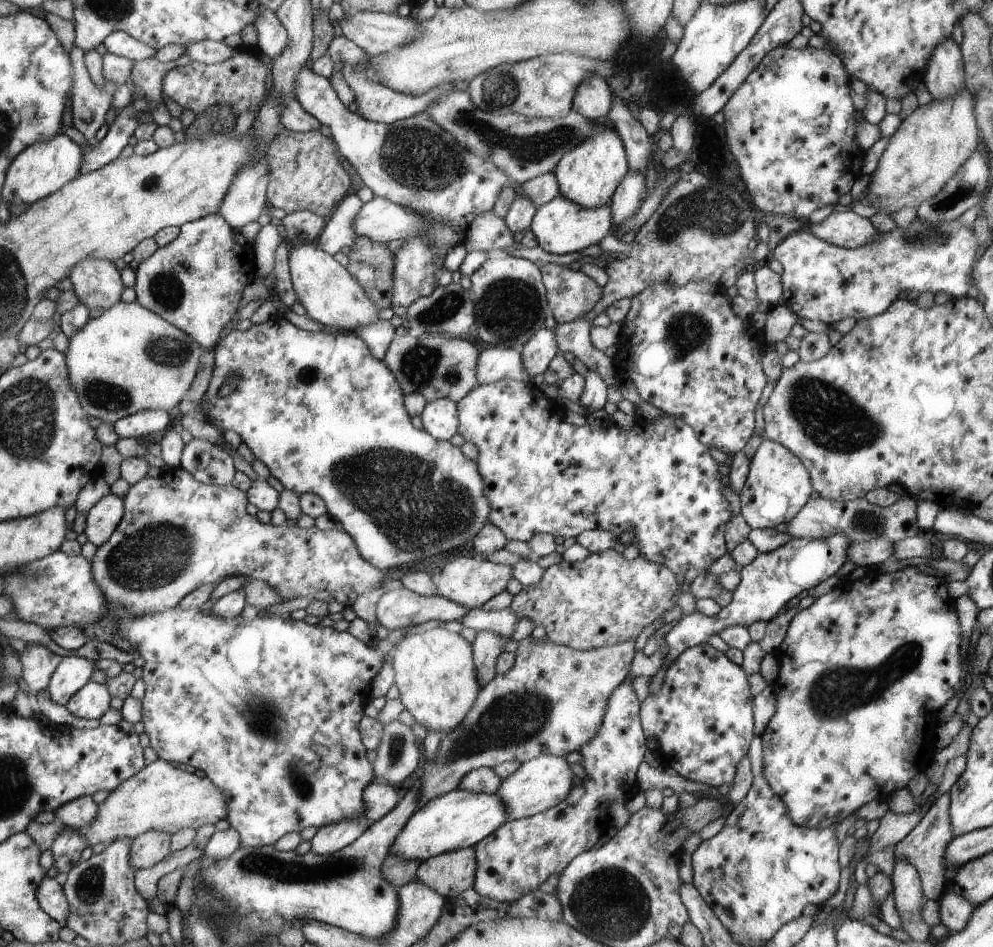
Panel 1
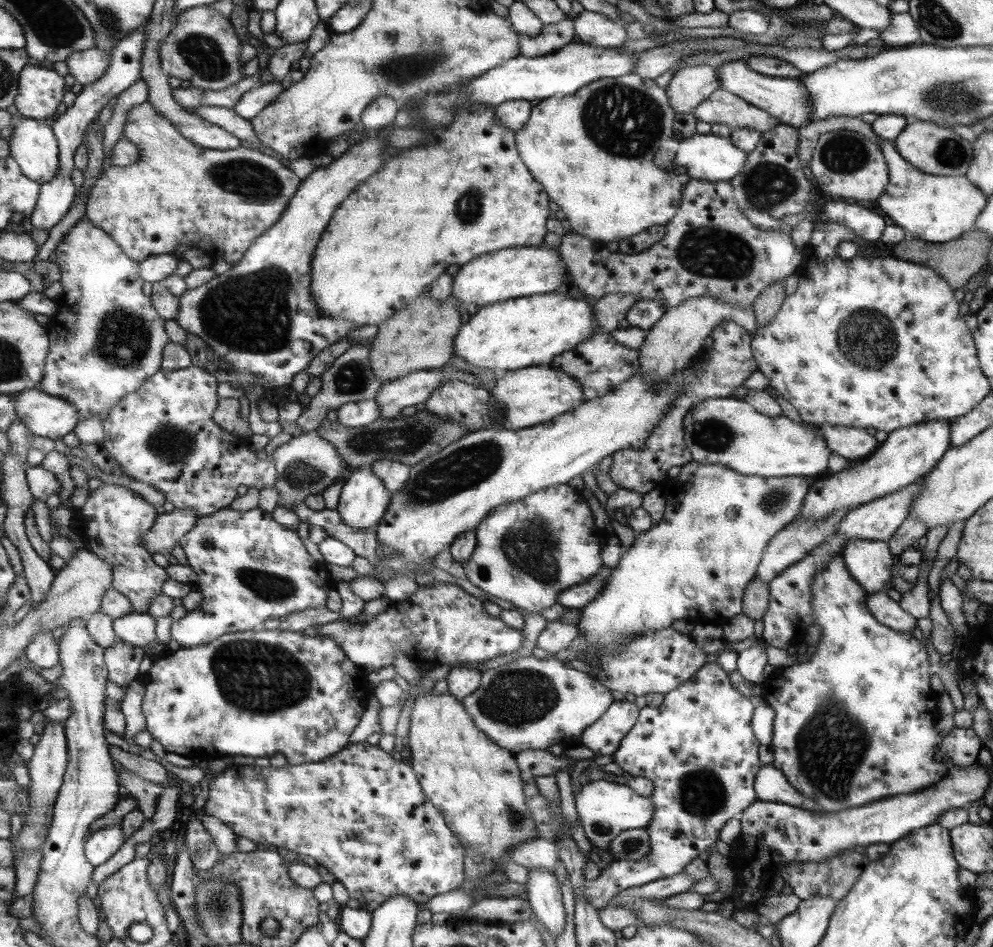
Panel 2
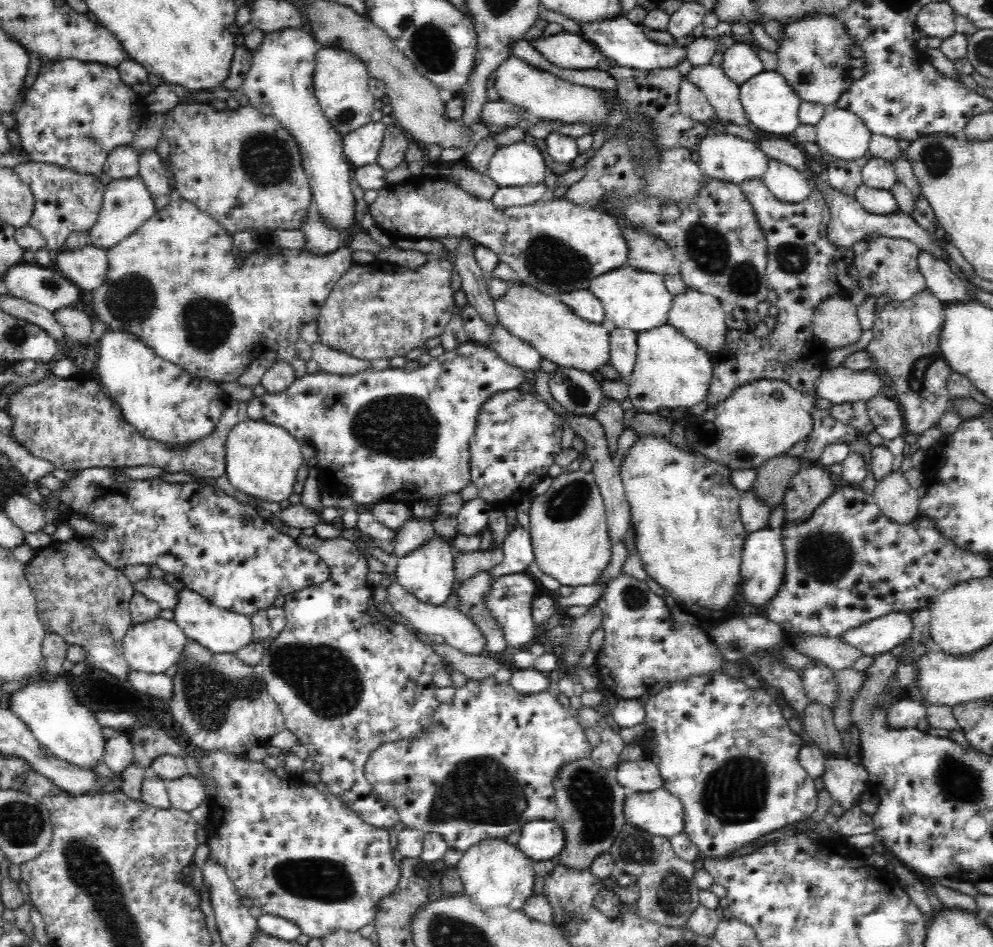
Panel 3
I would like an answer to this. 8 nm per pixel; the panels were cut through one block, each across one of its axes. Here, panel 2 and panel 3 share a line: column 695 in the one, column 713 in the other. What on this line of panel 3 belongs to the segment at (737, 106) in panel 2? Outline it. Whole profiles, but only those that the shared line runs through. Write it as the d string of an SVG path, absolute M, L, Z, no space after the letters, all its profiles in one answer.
M685 78L680 84L678 94L678 106L685 118L694 121L694 123L704 123L716 119L715 109L711 107L706 95L693 84L690 84Z

